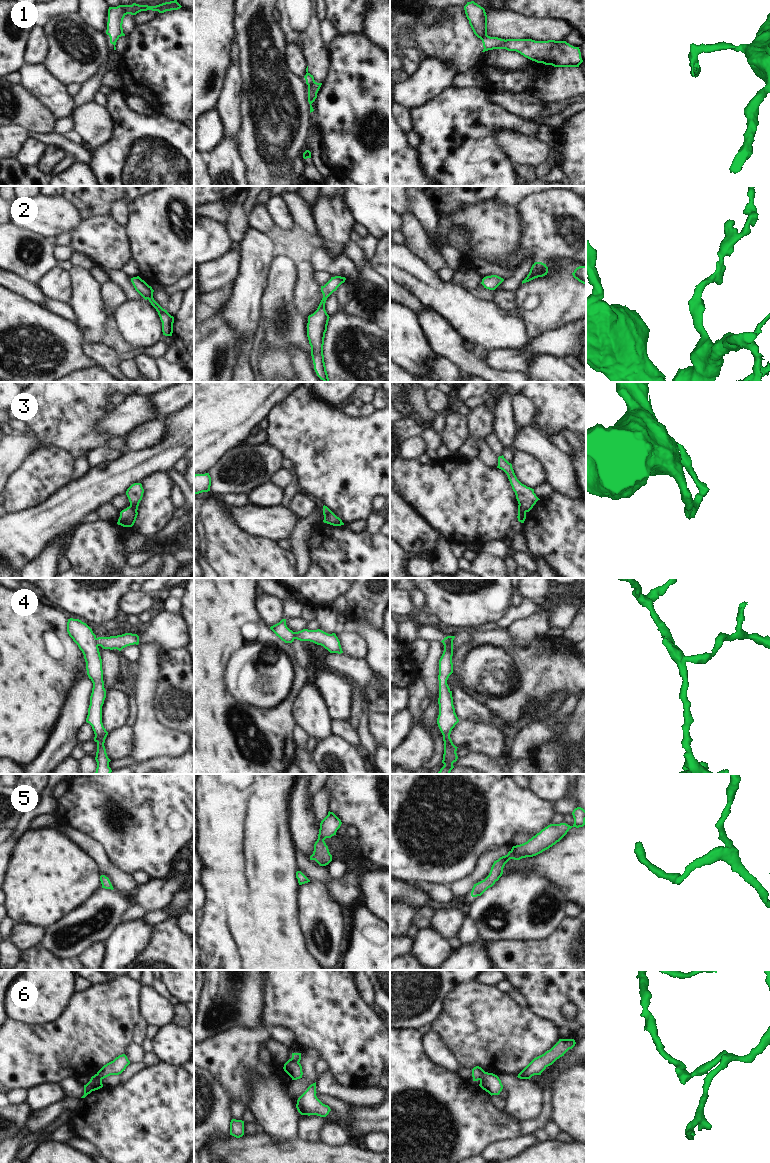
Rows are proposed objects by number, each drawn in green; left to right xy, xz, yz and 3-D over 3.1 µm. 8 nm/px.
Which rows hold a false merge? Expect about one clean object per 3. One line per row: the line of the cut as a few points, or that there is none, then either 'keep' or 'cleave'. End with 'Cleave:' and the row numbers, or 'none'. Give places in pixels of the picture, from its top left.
1: xz (314, 80), (308, 86) | cleave
2: no cut | keep
3: yz (519, 504), (526, 511) | cleave
4: xy (95, 638), (95, 642), (98, 645) | cleave
5: no cut | keep
6: yz (484, 1071), (480, 1080) | cleave
Cleave: 1, 3, 4, 6

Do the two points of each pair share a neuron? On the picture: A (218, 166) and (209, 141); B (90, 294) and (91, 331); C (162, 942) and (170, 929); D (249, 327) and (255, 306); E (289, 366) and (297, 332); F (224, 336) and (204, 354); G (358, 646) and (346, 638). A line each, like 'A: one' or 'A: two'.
A: two
B: one
C: one
D: one
E: one
F: one
G: one

